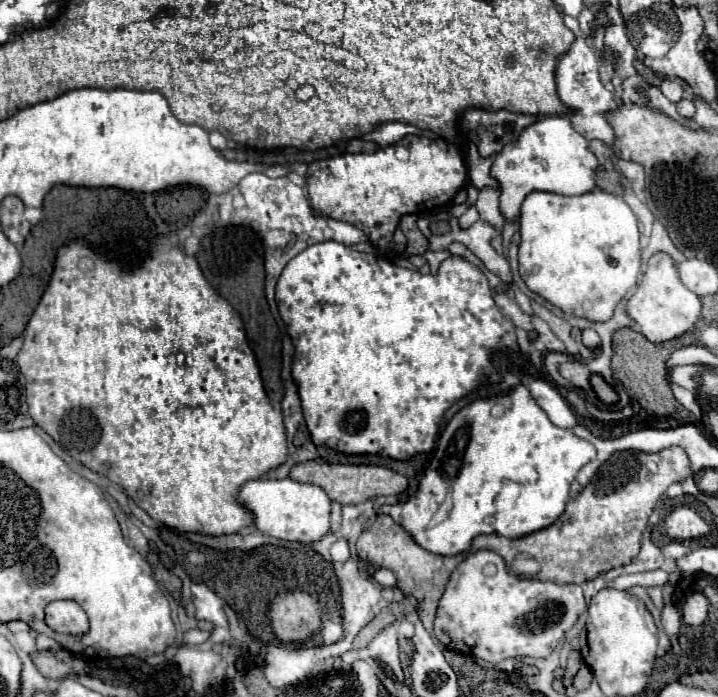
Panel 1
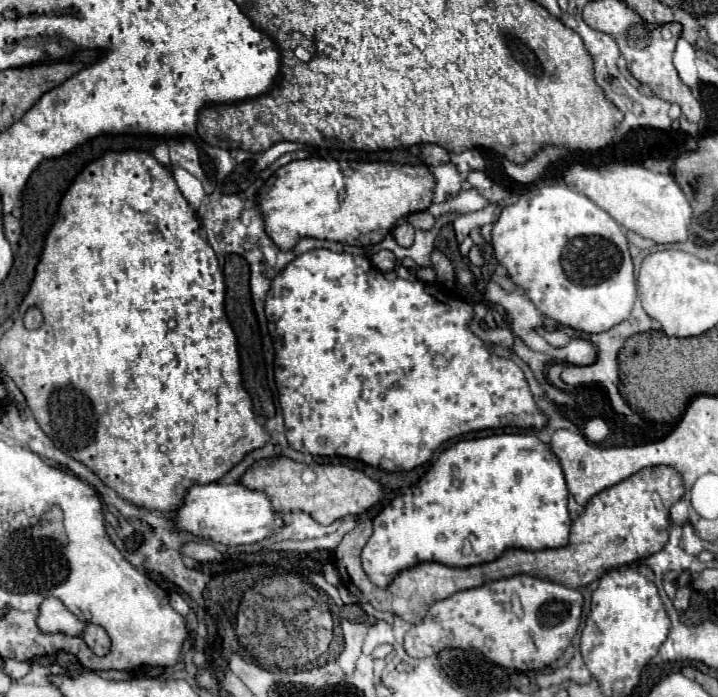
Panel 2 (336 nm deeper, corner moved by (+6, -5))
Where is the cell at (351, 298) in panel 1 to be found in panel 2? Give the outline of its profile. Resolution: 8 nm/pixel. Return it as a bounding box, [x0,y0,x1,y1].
[266,249,548,473]

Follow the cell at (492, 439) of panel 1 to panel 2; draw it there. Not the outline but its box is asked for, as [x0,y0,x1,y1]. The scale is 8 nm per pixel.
[362,435,570,589]

